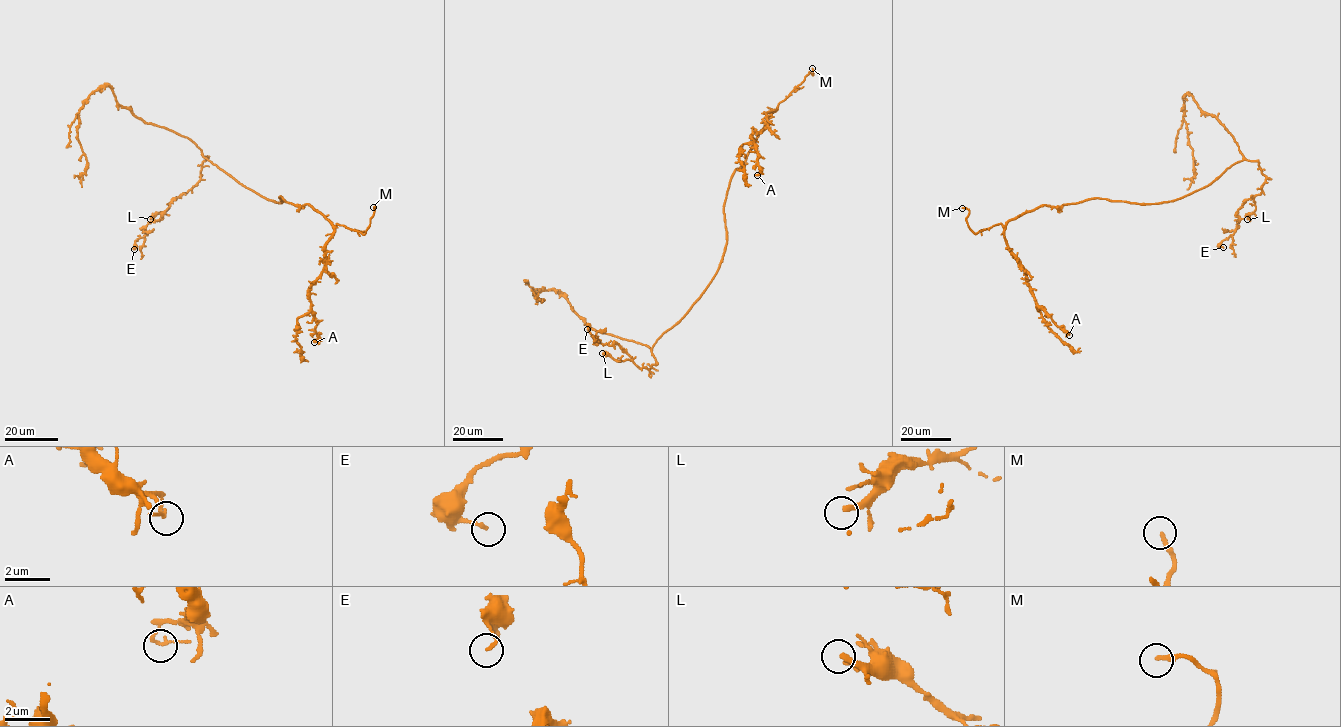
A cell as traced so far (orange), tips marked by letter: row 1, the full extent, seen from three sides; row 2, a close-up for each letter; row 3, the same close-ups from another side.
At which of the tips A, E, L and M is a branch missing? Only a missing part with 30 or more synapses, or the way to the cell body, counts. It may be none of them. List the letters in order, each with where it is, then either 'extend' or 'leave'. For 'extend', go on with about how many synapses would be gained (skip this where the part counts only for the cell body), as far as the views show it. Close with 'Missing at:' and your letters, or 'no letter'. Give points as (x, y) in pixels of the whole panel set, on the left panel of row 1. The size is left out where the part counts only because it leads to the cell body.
A: (314, 342) | leave
E: (134, 249) | leave
L: (150, 219) | leave
M: (373, 207) | extend
Missing at: M

